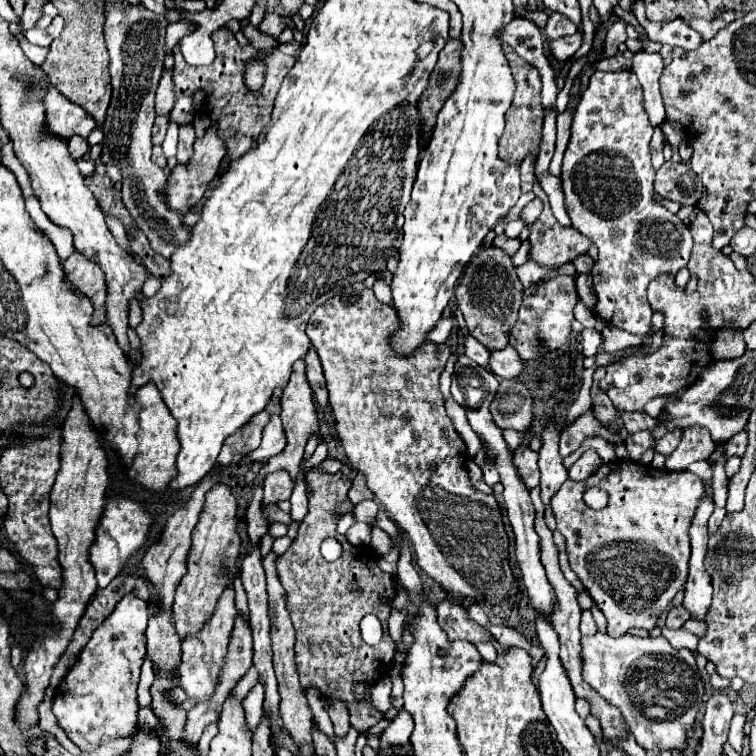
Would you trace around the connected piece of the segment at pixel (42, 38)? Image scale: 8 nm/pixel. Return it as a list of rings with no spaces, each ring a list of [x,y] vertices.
[[[34,28],[34,30],[23,31],[23,34],[32,44],[43,47],[49,47],[54,40],[53,37],[47,34],[45,29]]]

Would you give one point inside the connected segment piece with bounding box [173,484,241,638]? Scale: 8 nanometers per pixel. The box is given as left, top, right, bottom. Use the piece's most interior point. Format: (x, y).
(213, 563)

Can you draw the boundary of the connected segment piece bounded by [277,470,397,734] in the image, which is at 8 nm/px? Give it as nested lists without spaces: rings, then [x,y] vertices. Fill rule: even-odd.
[[[319,470],[307,472],[309,492],[309,512],[299,524],[299,532],[289,546],[289,550],[277,558],[279,580],[287,592],[287,610],[297,632],[295,660],[301,686],[317,688],[325,700],[341,700],[347,704],[351,714],[351,726],[363,734],[379,720],[383,712],[375,710],[371,704],[371,688],[381,676],[387,676],[393,668],[393,656],[397,652],[397,642],[389,636],[387,618],[391,606],[385,602],[395,596],[393,576],[379,568],[379,554],[371,548],[359,548],[343,540],[343,556],[335,562],[327,562],[321,556],[321,542],[327,536],[339,536],[337,518],[353,510],[353,502],[347,498],[351,480],[337,474],[321,474]],[[365,614],[375,614],[383,622],[383,638],[375,646],[369,646],[361,638],[361,620]],[[365,684],[367,692],[363,700],[355,696],[355,686]]]

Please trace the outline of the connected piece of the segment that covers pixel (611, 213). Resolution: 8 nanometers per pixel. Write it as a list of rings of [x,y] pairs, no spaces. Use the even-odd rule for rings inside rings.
[[[596,70],[591,82],[580,97],[579,106],[573,116],[571,140],[563,156],[563,190],[565,190],[565,208],[571,218],[571,226],[581,234],[589,236],[597,248],[599,258],[591,270],[593,284],[597,292],[595,314],[601,316],[607,324],[627,330],[643,338],[643,346],[651,346],[651,304],[647,302],[647,286],[659,274],[677,274],[691,256],[693,238],[689,226],[683,220],[669,212],[663,204],[655,200],[653,178],[655,170],[651,166],[649,142],[653,136],[653,126],[643,110],[643,90],[635,72],[603,72]]]

